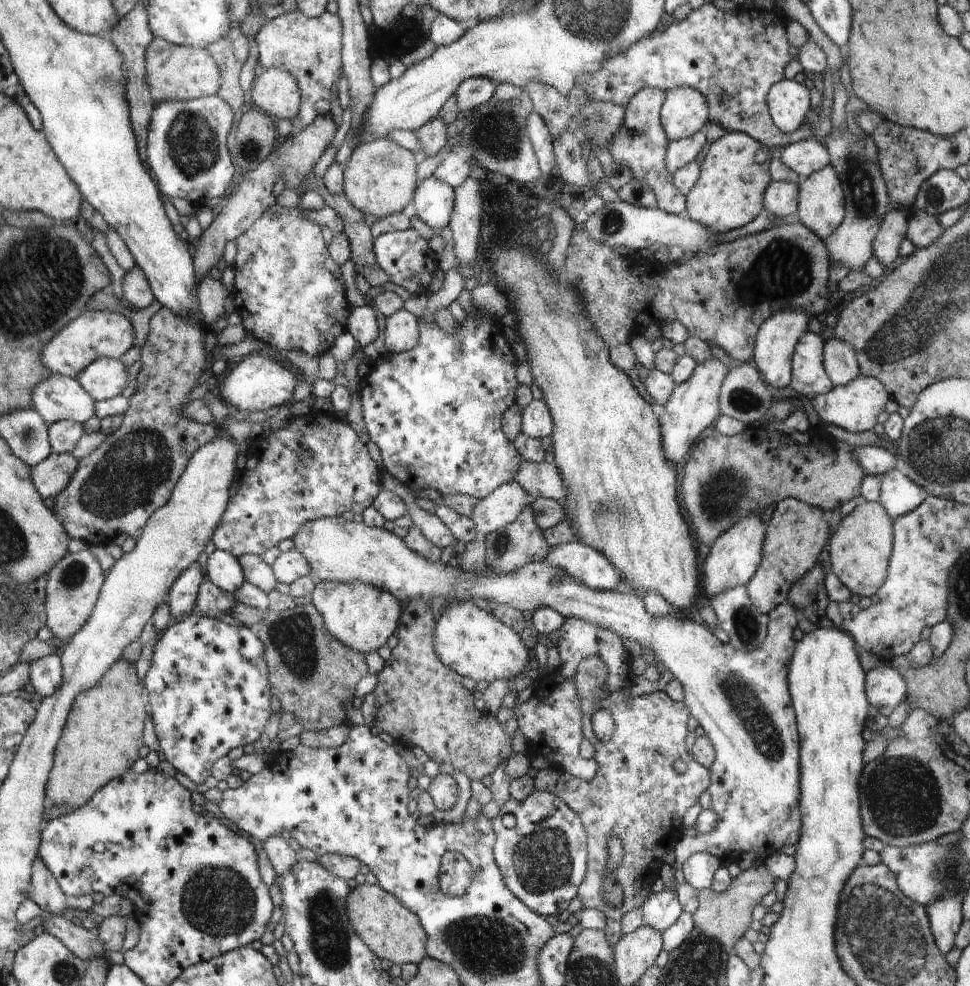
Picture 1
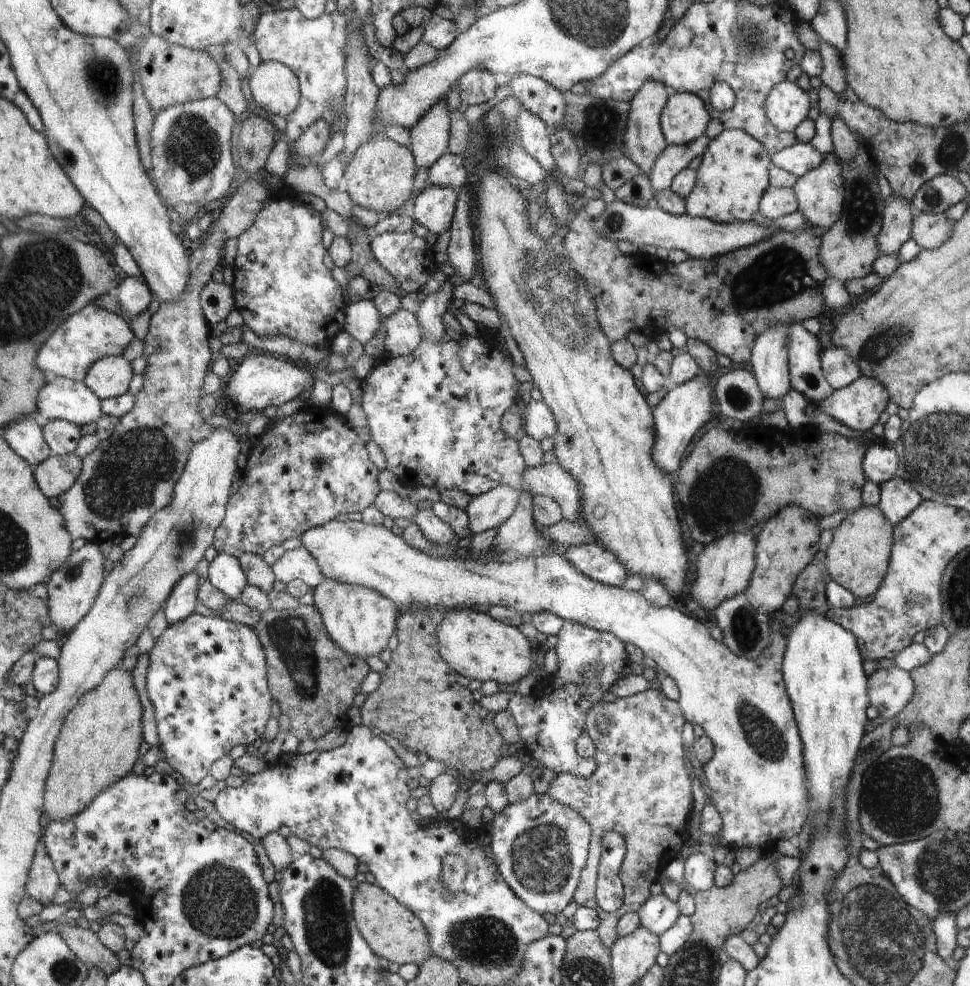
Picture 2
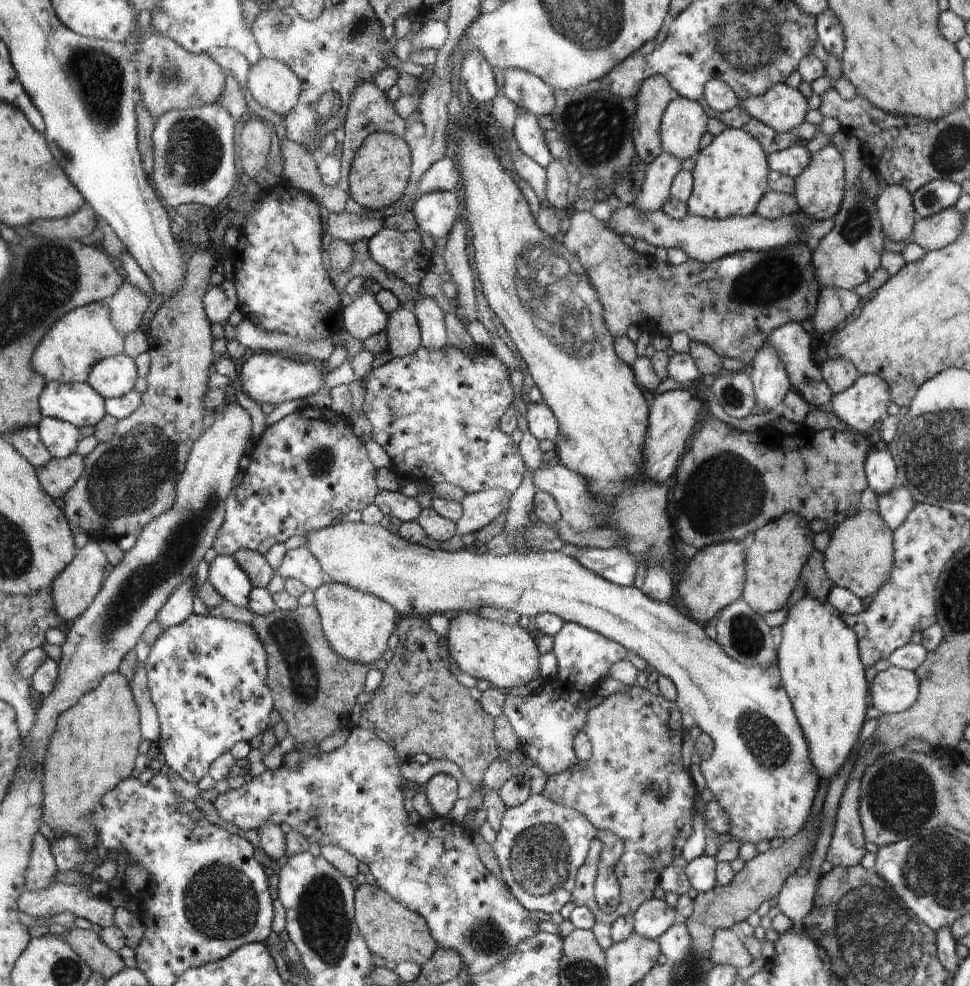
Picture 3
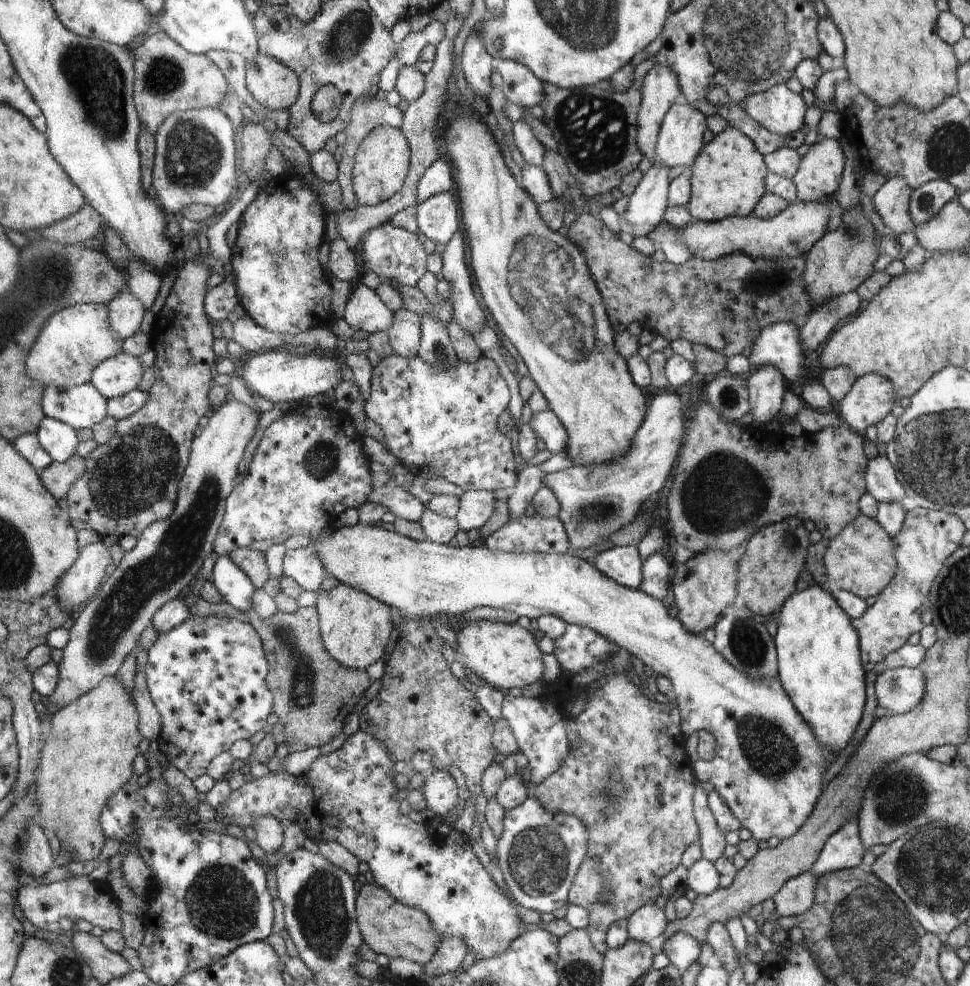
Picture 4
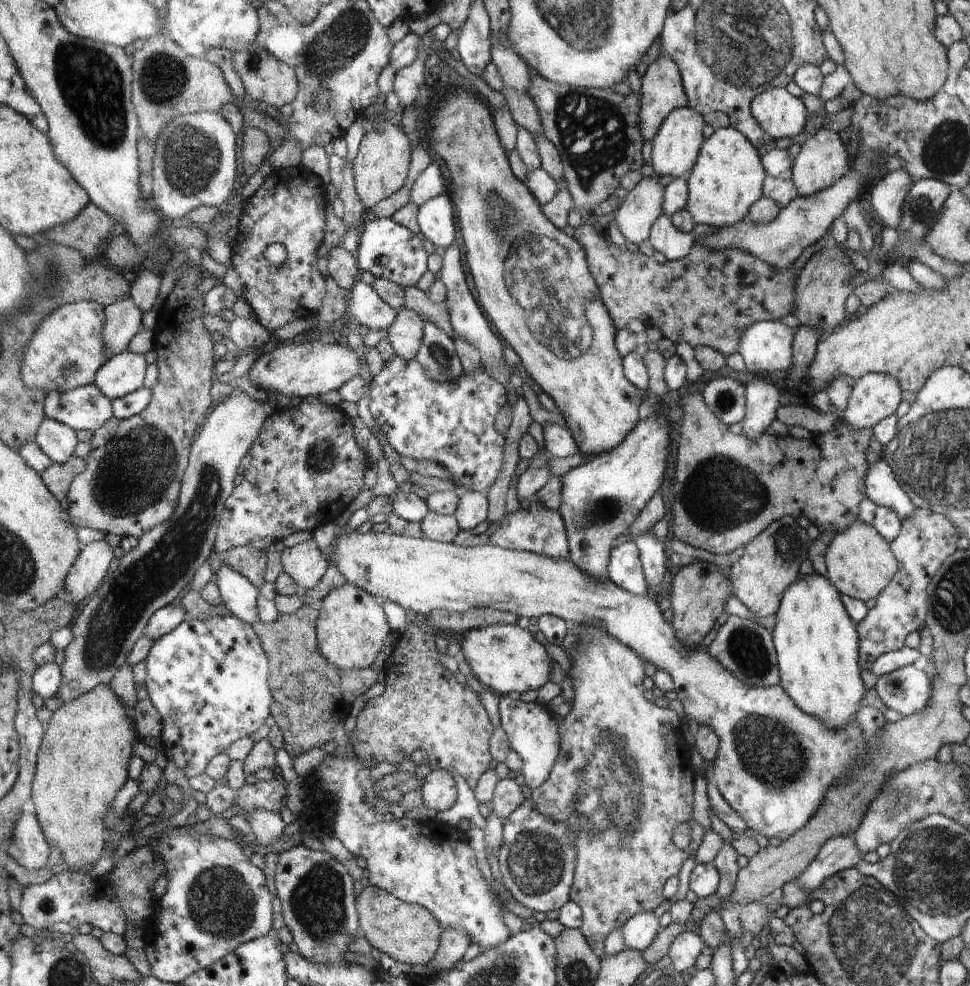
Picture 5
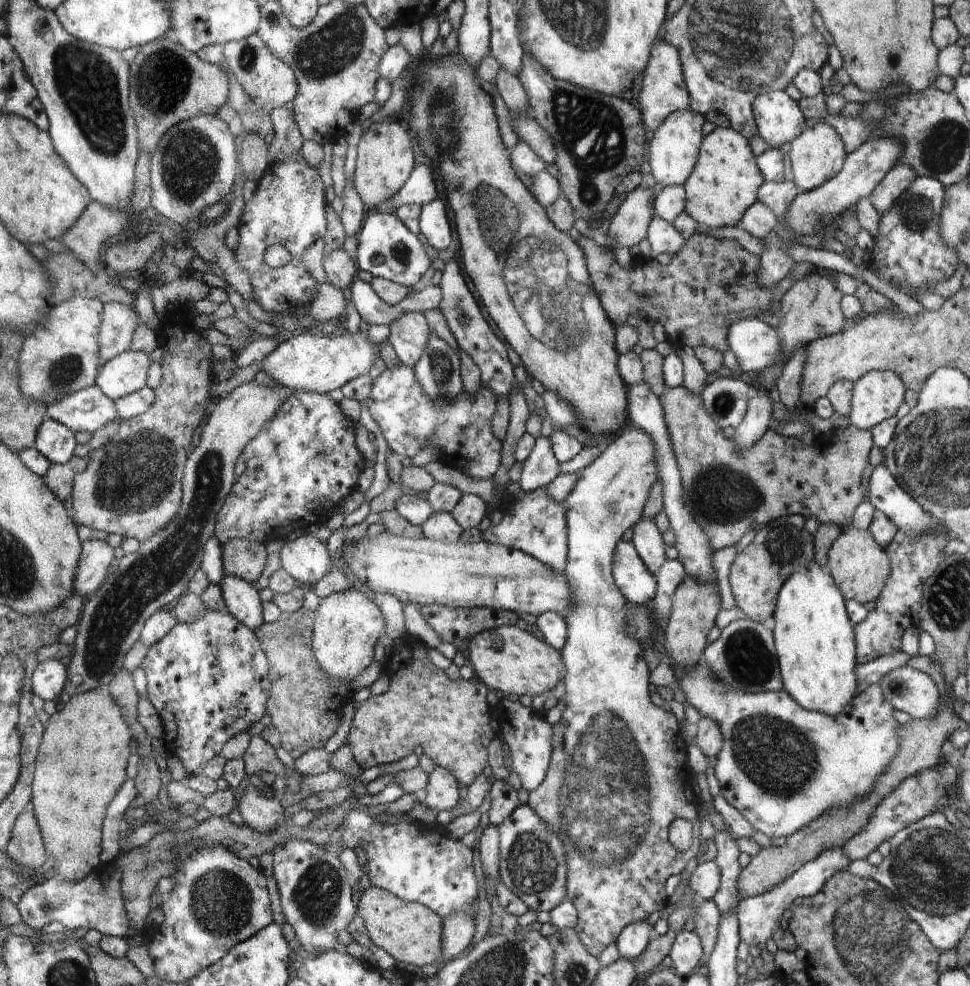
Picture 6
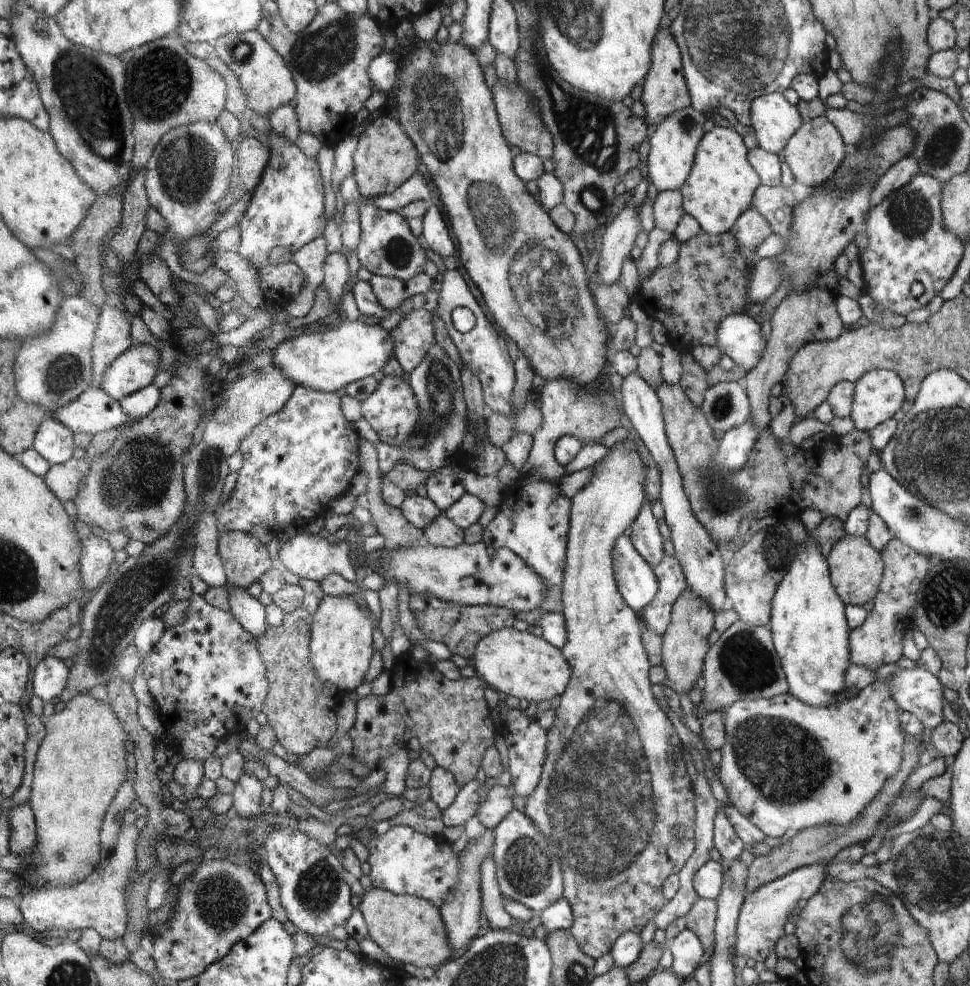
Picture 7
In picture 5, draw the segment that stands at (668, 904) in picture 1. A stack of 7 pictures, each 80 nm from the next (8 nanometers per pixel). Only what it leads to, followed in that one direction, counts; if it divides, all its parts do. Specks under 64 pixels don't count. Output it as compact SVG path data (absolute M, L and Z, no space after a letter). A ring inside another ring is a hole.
M653 912L636 914L621 928L624 948L642 953L652 944L660 930L659 918L656 918Z

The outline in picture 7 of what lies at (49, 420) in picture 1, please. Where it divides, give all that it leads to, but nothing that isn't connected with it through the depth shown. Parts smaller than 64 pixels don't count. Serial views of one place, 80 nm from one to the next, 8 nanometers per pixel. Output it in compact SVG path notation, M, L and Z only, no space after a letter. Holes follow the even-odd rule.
M93 386L60 410L54 410L52 418L64 424L72 433L93 436L118 429L131 420L117 399Z

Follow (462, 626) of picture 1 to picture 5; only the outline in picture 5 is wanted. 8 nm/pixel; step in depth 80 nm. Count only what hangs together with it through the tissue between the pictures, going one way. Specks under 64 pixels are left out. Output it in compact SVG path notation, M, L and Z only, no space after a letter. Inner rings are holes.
M514 625L474 628L461 638L460 656L472 667L475 678L498 696L510 692L520 694L542 688L550 678L550 658L546 648L538 644L528 630Z

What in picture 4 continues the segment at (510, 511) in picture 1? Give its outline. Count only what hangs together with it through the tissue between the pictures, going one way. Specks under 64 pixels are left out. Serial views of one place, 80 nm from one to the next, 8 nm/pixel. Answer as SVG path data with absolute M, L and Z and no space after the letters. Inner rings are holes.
M486 490L467 491L460 496L460 513L455 518L458 529L470 532L486 525L497 509L497 496Z

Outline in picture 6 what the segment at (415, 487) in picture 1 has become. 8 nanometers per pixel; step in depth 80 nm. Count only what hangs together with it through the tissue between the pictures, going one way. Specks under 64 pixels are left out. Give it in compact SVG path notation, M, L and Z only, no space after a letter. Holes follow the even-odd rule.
M400 363L394 368L384 370L380 376L373 382L372 392L366 400L367 407L373 420L378 424L382 431L389 449L394 451L401 458L412 458L414 454L418 454L424 446L432 446L438 452L439 460L444 454L452 454L458 457L460 461L460 469L464 474L468 474L476 480L490 480L497 475L497 471L501 468L502 453L504 443L496 440L496 436L492 434L492 418L494 410L496 410L497 396L486 386L476 392L476 394L466 394L462 392L460 396L454 398L453 404L450 400L442 398L442 400L431 400L420 388L416 376L414 376L414 368L404 366Z

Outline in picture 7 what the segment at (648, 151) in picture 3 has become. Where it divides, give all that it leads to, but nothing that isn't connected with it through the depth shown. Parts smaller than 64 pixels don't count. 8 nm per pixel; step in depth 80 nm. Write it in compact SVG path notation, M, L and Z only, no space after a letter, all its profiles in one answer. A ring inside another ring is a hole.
M662 27L662 32L654 36L652 44L652 66L650 73L642 84L644 91L640 101L646 111L646 122L650 124L660 124L670 117L670 114L677 113L678 110L692 106L692 96L689 94L688 84L685 82L684 61L681 59L680 48L674 36L670 34L667 27Z

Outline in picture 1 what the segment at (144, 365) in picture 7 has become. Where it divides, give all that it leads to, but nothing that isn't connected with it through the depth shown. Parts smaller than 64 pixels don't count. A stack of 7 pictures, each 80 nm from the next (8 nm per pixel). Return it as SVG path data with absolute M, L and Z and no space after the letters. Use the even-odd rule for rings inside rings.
M100 357L77 379L96 402L103 401L120 395L127 386L126 369L121 359Z

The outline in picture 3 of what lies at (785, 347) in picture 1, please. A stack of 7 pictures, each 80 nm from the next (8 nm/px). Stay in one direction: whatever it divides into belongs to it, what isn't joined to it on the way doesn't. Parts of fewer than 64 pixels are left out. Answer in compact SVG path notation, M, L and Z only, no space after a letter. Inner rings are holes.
M764 344L754 358L750 378L756 396L756 406L764 412L780 408L791 385L778 352Z

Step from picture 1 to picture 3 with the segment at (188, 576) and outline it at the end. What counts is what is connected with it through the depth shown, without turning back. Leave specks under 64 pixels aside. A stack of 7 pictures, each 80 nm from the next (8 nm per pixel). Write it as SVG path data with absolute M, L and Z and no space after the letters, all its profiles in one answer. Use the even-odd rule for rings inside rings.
M195 578L185 582L165 603L165 607L157 615L157 622L163 631L185 622L193 614Z

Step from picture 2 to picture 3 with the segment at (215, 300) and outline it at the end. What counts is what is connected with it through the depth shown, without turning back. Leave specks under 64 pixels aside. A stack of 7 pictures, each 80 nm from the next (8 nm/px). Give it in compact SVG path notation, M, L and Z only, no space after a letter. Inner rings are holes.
M224 280L219 286L211 285L203 296L203 306L211 322L223 324L228 321L238 306L233 282Z

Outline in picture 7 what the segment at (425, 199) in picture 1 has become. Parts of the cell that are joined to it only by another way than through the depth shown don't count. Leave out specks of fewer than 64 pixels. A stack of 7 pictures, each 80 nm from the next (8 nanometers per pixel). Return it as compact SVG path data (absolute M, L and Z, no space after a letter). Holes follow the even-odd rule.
M432 204L429 205L424 216L421 242L442 259L448 258L454 253L454 242L450 238L448 226L446 226L440 210Z

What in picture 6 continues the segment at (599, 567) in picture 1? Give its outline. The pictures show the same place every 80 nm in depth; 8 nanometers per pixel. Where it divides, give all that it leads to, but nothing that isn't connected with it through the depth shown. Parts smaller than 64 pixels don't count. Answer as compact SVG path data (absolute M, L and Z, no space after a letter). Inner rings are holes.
M621 540L615 558L613 578L629 606L646 606L657 594L657 580L642 562L633 542Z

